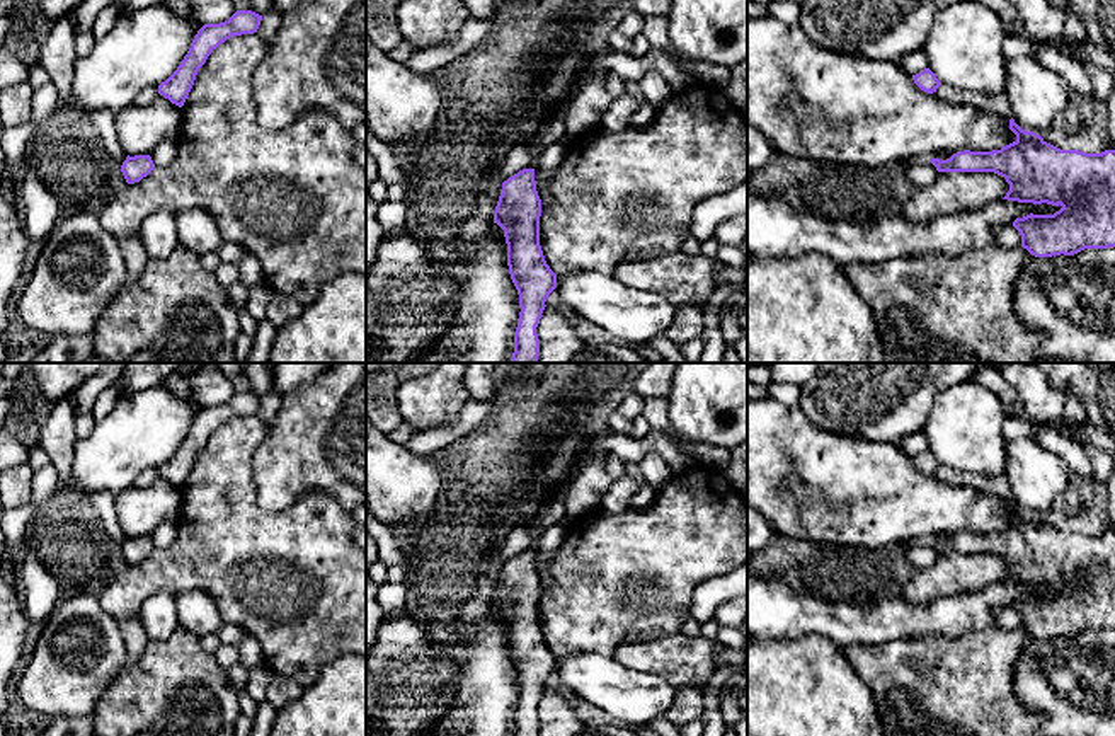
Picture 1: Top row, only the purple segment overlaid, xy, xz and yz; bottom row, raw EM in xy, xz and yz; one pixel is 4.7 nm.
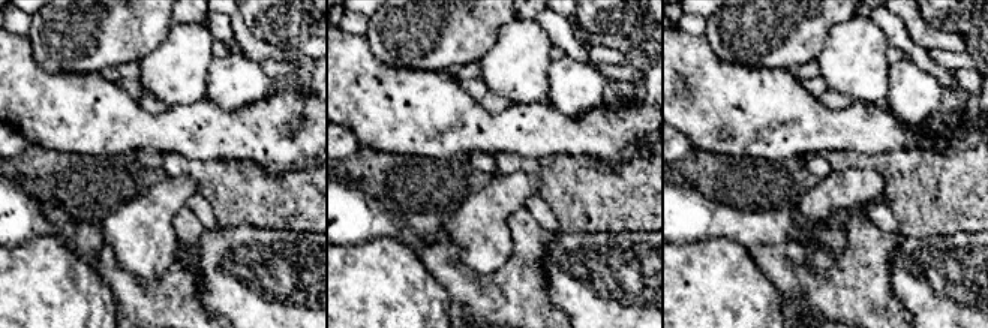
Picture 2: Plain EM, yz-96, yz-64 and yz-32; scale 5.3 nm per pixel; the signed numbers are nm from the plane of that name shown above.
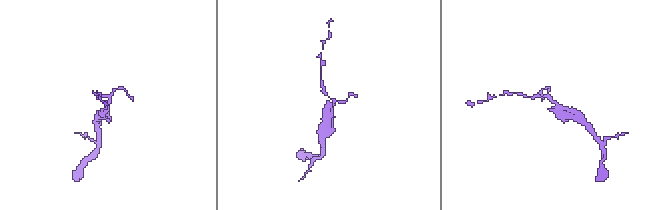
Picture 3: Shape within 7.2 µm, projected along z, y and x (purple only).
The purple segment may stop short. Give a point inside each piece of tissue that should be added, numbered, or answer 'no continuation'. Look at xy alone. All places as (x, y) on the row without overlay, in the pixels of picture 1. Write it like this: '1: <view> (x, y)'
no continuation

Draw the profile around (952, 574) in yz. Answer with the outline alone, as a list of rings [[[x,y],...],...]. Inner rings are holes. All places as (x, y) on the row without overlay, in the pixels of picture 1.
[[[938,554],[936,562],[904,584],[902,598],[912,605],[972,593],[1009,572],[1004,559],[994,554]]]

